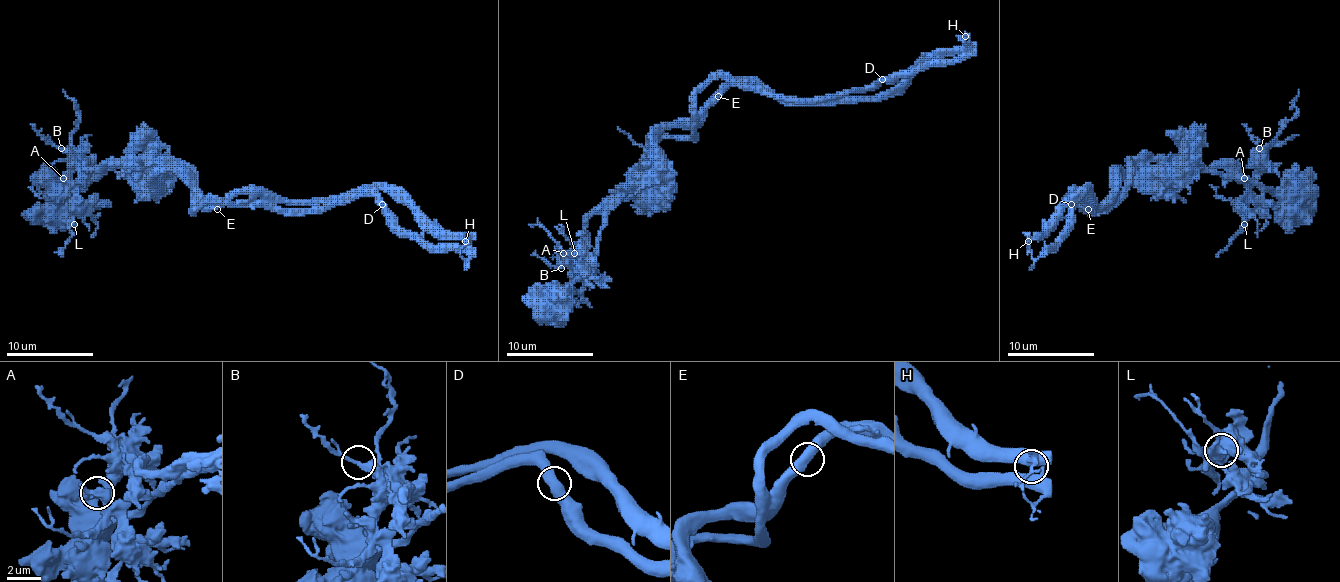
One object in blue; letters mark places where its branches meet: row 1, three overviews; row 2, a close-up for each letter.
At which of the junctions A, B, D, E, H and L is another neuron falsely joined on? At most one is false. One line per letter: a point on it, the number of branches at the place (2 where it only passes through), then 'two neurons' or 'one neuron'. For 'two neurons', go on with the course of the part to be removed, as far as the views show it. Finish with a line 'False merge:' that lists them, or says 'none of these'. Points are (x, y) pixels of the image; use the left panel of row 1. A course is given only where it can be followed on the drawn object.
A: (63, 178) | 2 | one neuron
B: (61, 148) | 2 | one neuron
D: (382, 204) | 2 | one neuron
E: (217, 209) | 2 | one neuron
H: (465, 241) | 2 | two neurons | (464, 241), (464, 259), (419, 244), (373, 196), (193, 211), (191, 174), (154, 159), (72, 183), (63, 89)
L: (74, 224) | 2 | one neuron
False merge: H

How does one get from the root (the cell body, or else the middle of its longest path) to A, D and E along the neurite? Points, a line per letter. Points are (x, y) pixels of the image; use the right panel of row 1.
A: (1105, 198), (1118, 170), (1138, 174), (1151, 161), (1194, 161), (1205, 168), (1229, 168), (1244, 183), (1244, 178)
D: (1105, 198), (1099, 204), (1079, 204), (1075, 202), (1092, 200), (1088, 196), (1077, 196), (1071, 204)
E: (1105, 198), (1088, 209)

